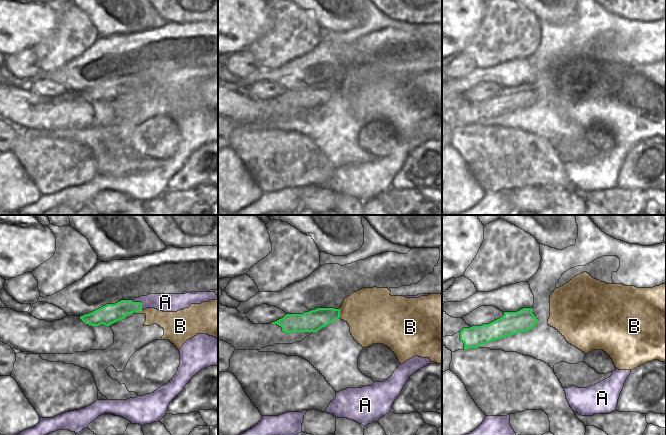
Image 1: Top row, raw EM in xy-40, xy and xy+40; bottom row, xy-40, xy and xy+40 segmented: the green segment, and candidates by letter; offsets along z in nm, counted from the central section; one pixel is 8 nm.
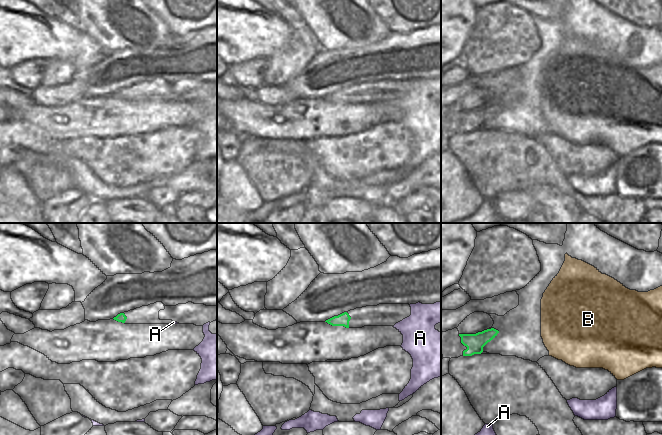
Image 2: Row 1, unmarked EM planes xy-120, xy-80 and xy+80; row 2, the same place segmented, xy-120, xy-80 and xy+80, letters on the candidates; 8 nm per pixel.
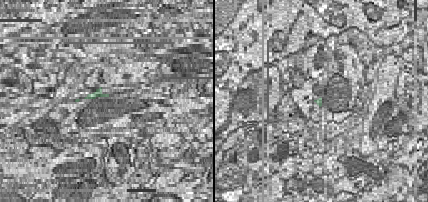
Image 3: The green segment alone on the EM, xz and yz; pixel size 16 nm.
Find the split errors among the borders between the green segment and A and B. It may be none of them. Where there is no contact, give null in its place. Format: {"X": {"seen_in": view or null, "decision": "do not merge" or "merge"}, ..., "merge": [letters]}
{"A": {"seen_in": "xy-40", "decision": "do not merge"}, "B": {"seen_in": "xy", "decision": "do not merge"}, "merge": []}

